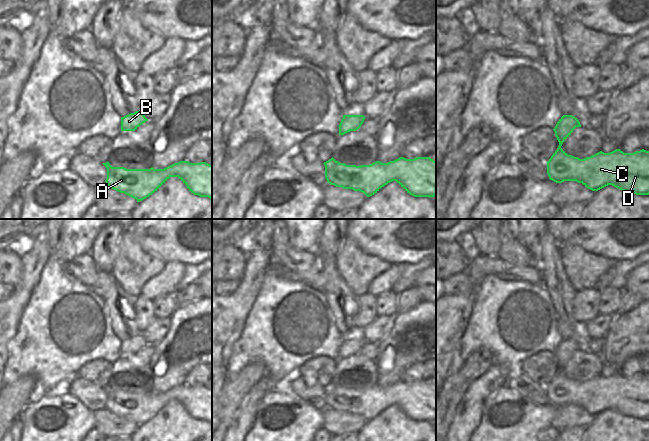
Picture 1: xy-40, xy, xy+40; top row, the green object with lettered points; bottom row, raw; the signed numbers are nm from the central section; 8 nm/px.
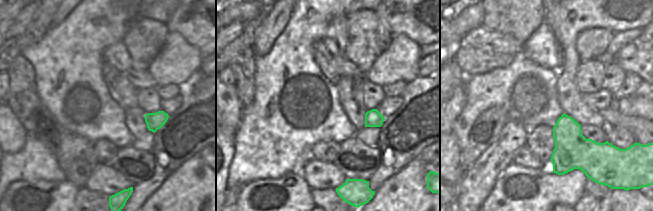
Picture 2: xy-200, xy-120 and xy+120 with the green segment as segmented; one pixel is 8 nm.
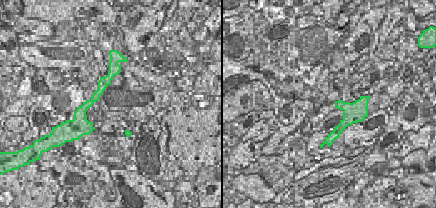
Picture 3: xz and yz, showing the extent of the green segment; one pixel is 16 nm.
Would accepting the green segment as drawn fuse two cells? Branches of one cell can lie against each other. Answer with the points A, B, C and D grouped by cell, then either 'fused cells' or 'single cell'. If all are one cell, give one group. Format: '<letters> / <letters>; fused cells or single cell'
A B C D; single cell

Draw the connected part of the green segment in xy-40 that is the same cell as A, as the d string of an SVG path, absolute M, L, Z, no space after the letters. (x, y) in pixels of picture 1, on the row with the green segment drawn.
M180 161L164 169L126 169L112 167L109 162L102 163L107 168L106 184L140 202L155 193L170 177L178 177L194 195L212 199L212 165L206 162L190 163Z

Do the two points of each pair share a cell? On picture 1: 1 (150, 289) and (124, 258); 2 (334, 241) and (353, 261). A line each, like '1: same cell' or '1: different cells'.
1: different cells
2: different cells

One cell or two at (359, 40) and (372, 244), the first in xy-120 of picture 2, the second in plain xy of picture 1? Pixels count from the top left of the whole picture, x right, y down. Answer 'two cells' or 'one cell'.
two cells

